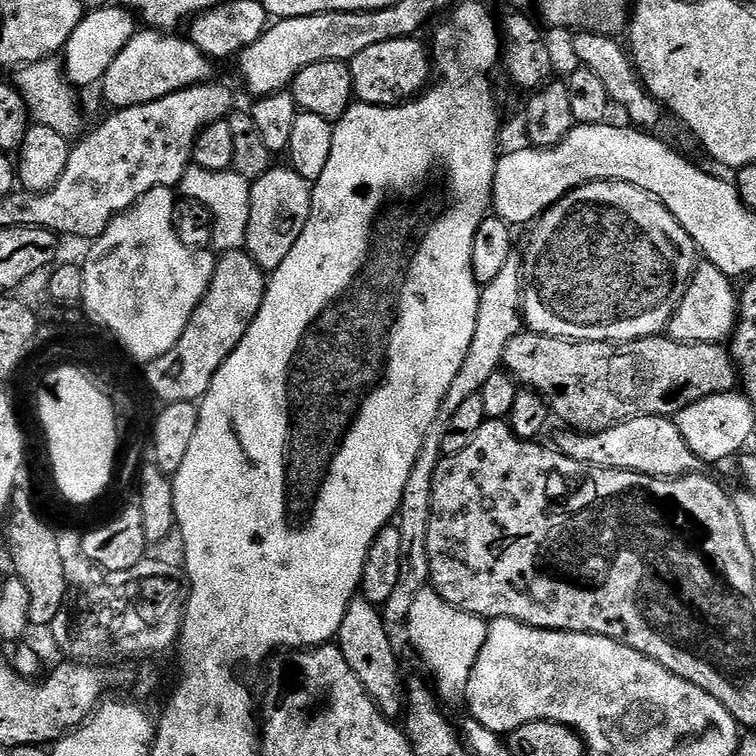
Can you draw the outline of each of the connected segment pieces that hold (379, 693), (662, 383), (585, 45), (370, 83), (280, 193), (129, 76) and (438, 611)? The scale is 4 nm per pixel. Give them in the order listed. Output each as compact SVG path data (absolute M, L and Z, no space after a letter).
M353 598L346 606L345 616L342 617L338 647L342 650L346 662L350 662L350 670L354 670L354 674L358 674L358 682L362 682L362 686L366 686L366 694L370 694L378 711L383 716L396 718L396 715L399 717L405 711L406 680L400 677L400 660L396 657L392 636L387 631L391 632L386 627L381 609L377 605L371 604L370 601L363 598Z
M525 330L519 332L514 338L510 338L510 343L506 346L506 353L503 355L503 367L508 376L516 382L517 385L530 388L537 392L539 396L544 397L551 415L560 420L565 420L567 427L572 430L583 430L585 432L599 432L602 428L616 423L618 420L629 420L631 416L666 416L675 417L677 412L698 402L702 398L710 398L714 394L733 391L738 384L738 369L732 361L731 351L723 343L718 344L684 344L681 340L674 340L667 334L658 336L647 336L637 340L567 340L561 336L540 336L537 332Z
M583 30L575 33L572 40L572 52L577 56L579 63L583 67L594 70L596 77L606 86L606 94L613 105L624 108L624 112L629 116L631 123L641 130L656 130L660 124L660 112L662 105L656 100L644 81L637 72L635 63L630 55L629 49L624 48L619 43L619 39L604 36L601 32L585 32Z
M400 37L369 46L350 61L352 91L362 104L395 106L425 91L430 80L430 56L420 38Z
M273 166L266 174L262 174L262 178L251 181L250 222L244 239L244 248L265 274L271 274L278 266L282 266L286 254L290 254L294 242L298 242L302 230L306 230L306 222L312 217L312 184L303 180L292 167L283 167Z
M145 27L133 34L102 79L104 100L119 110L130 106L142 106L166 94L202 84L213 79L213 61L205 56L188 38L169 34L164 30Z
M431 586L420 591L414 598L414 606L410 606L410 614L406 621L408 636L416 647L418 655L424 659L426 667L432 671L436 679L434 688L445 700L459 701L466 690L466 682L470 680L470 670L486 642L489 621L483 616L475 616L469 612L450 606Z

